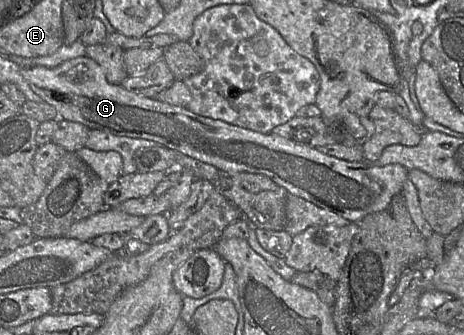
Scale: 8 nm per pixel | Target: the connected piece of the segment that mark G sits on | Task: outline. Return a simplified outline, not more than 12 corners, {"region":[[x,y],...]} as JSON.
{"region":[[86,56],[21,67],[59,118],[265,175],[358,223],[400,164],[349,162],[109,83]]}

